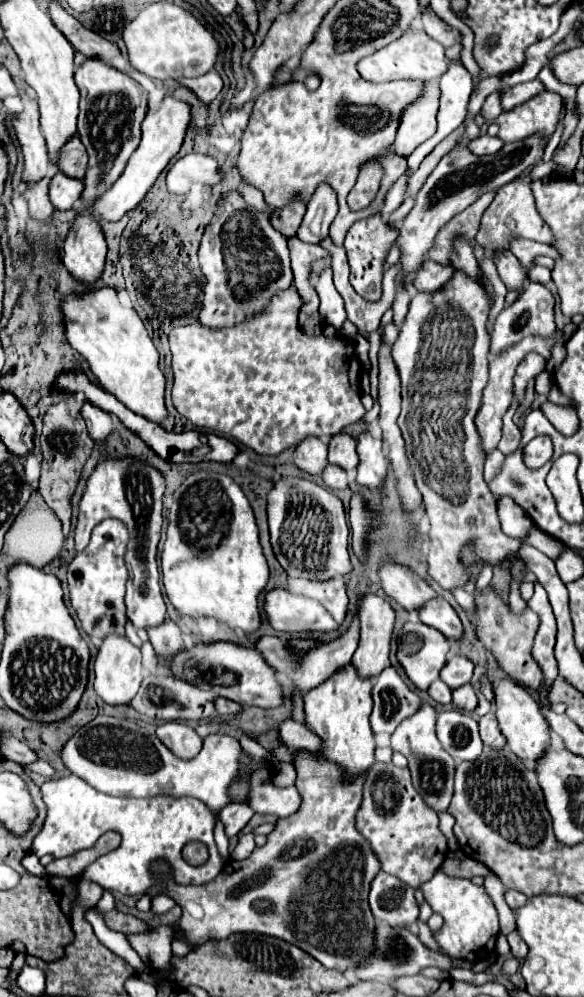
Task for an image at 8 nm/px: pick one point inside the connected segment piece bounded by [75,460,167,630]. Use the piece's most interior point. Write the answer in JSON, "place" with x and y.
{"place":[131,492]}

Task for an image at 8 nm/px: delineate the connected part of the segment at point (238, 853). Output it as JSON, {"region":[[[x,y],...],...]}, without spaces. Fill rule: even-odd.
{"region":[[[241,834],[237,846],[235,846],[233,854],[231,854],[231,858],[233,858],[233,860],[243,860],[243,858],[247,858],[247,856],[253,852],[253,848],[255,848],[253,834]]]}

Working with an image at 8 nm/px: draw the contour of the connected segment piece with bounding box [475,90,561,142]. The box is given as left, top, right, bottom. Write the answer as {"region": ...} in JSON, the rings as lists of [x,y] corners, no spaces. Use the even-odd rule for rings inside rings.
{"region":[[[541,92],[527,102],[515,106],[509,112],[499,114],[495,120],[486,121],[481,114],[475,117],[478,126],[483,124],[497,124],[499,126],[499,138],[503,142],[511,140],[523,140],[535,132],[547,132],[553,134],[557,126],[557,116],[561,110],[561,98],[555,92]]]}

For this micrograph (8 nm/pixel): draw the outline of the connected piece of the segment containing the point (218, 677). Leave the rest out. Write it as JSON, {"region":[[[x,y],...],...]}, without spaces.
{"region":[[[231,642],[217,644],[197,644],[191,650],[183,652],[183,656],[175,658],[171,664],[171,672],[191,680],[191,684],[199,684],[199,688],[211,688],[223,698],[235,700],[243,706],[259,706],[259,708],[279,708],[283,704],[283,688],[275,680],[275,670],[263,660],[257,650],[243,648]]]}

